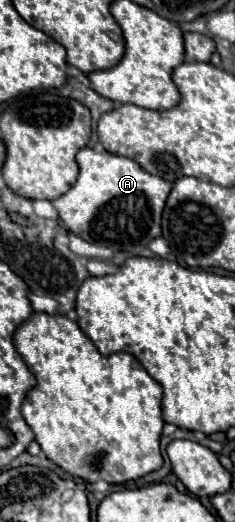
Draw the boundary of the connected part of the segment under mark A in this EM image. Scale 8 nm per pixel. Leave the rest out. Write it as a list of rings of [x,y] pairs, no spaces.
[[[84,147],[78,151],[76,161],[80,167],[76,185],[52,201],[70,233],[132,255],[138,255],[152,239],[160,237],[160,217],[172,183],[150,175],[138,161],[108,151]]]

